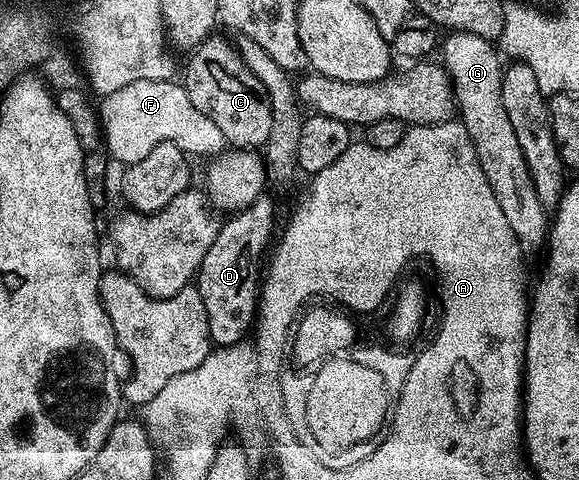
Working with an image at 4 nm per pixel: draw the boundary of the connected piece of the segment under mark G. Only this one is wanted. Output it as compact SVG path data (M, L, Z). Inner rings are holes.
M451 31L447 36L450 37L447 40L445 37L440 44L440 63L450 75L456 112L468 130L468 138L472 138L480 170L484 170L484 178L488 178L488 186L492 186L492 194L496 194L496 202L500 202L500 210L504 210L504 218L508 218L518 245L523 250L545 249L551 221L548 209L536 198L536 186L528 162L524 162L524 150L520 150L520 142L516 142L516 130L512 130L512 122L508 122L502 105L503 57L499 49L491 41L480 38L480 34Z

